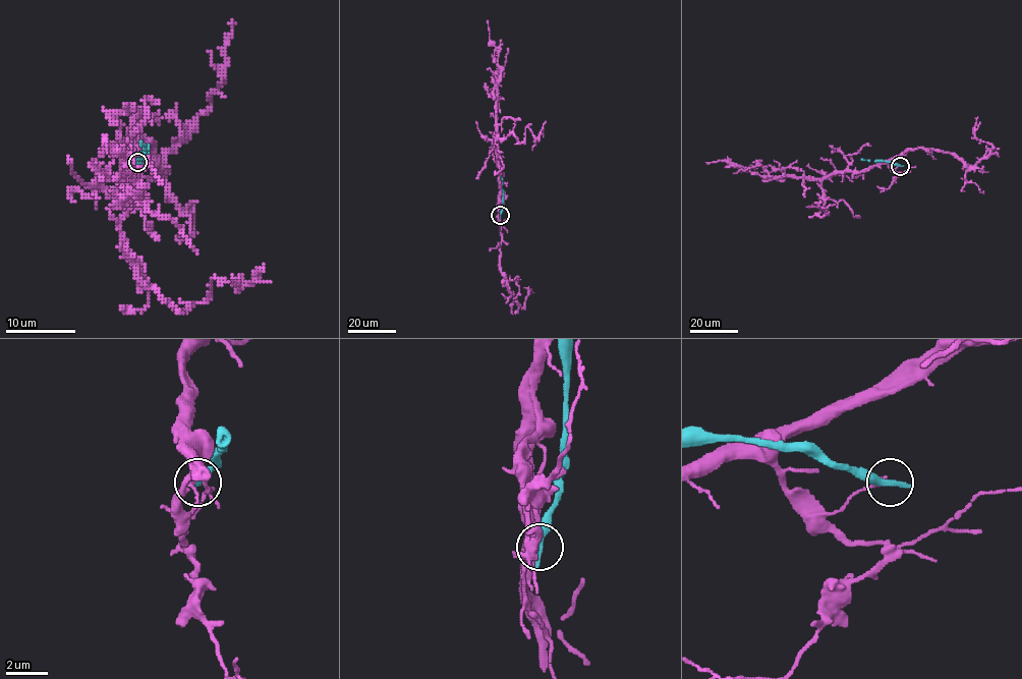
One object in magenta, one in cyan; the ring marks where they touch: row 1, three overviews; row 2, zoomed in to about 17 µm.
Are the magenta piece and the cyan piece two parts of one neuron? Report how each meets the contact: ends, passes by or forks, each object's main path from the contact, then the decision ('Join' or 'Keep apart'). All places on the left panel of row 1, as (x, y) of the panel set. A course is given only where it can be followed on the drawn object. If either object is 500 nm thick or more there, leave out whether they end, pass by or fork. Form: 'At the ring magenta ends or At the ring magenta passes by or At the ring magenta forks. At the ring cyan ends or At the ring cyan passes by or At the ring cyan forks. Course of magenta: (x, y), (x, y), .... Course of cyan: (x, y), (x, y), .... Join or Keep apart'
At the ring magenta ends. At the ring cyan ends. Course of magenta: (136, 162), (124, 199), (138, 189), (131, 159), (107, 147), (100, 153). Course of cyan: (136, 162), (146, 152), (140, 143). Keep apart

